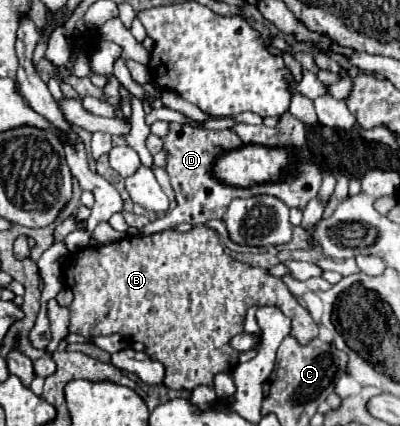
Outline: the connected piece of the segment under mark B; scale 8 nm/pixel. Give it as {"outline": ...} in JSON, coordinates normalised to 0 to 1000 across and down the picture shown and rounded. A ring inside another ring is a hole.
{"outline":[[[493,528],[468,547],[403,542],[388,552],[333,552],[278,575],[218,580],[188,599],[188,622],[173,622],[173,678],[183,683],[183,711],[173,721],[178,754],[173,777],[198,786],[283,786],[298,782],[318,800],[353,800],[363,829],[413,857],[408,904],[423,913],[488,913],[498,904],[533,904],[533,876],[578,871],[593,857],[598,829],[573,810],[573,796],[608,777],[608,749],[628,716],[693,716],[718,744],[728,744],[728,786],[758,810],[793,791],[793,758],[778,749],[713,664],[678,650],[653,627],[613,622],[568,599],[533,538]],[[433,613],[493,613],[503,622],[468,622],[493,631],[448,631],[433,646]]]}

